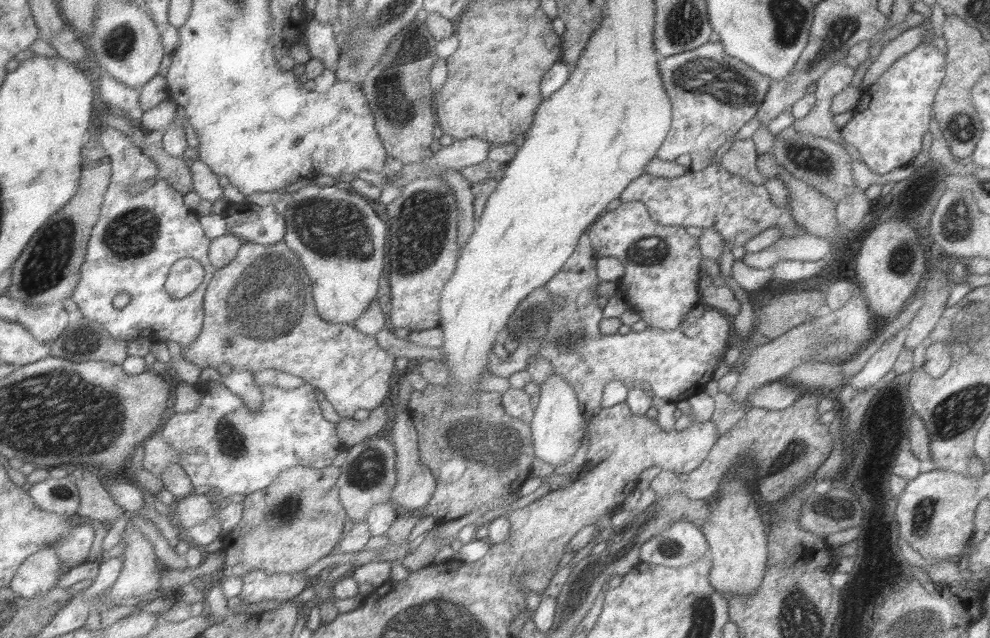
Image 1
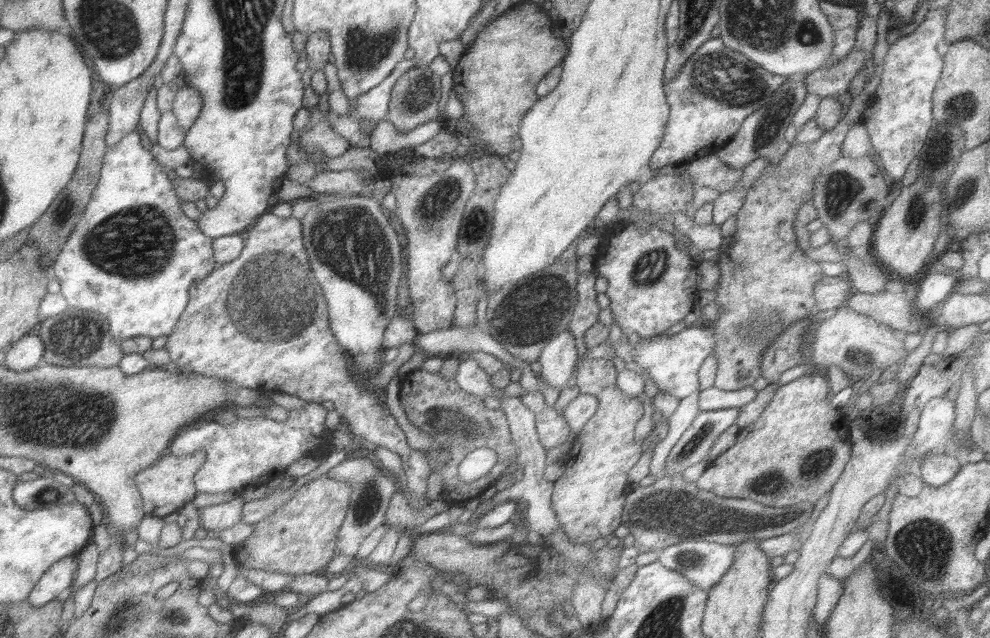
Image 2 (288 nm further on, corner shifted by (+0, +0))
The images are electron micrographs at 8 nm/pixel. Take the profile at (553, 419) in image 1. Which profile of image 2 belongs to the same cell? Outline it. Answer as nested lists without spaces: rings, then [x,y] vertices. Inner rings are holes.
[[[571,330],[561,332],[561,336],[555,338],[543,350],[541,356],[541,366],[543,366],[541,374],[547,380],[547,384],[557,392],[561,392],[569,384],[575,366],[579,366],[579,356],[581,354],[577,350],[577,340],[571,334]]]

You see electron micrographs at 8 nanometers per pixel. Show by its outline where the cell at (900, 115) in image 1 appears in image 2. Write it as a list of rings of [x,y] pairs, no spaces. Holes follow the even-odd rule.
[[[929,10],[925,20],[907,36],[889,46],[883,60],[881,82],[863,112],[863,124],[869,132],[871,150],[881,158],[881,166],[895,184],[903,178],[907,164],[919,156],[927,132],[933,126],[933,90],[943,72],[943,58],[935,52],[939,40],[945,40],[947,10]]]

